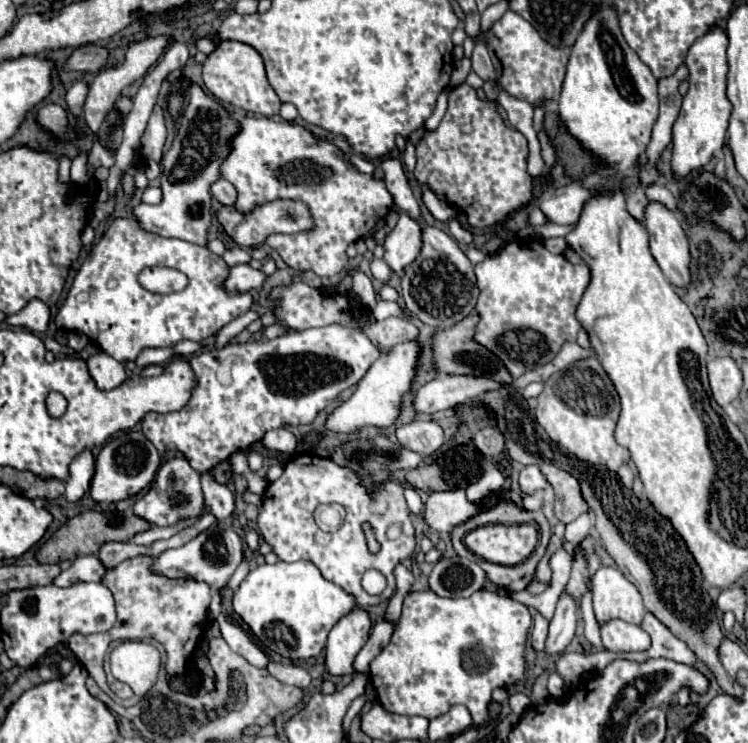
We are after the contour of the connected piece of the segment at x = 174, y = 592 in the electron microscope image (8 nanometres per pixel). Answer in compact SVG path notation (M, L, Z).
M138 555L110 569L106 577L102 579L102 583L108 589L112 589L112 595L116 599L116 607L118 607L116 625L104 633L92 633L92 635L74 633L68 641L74 655L86 667L90 677L100 685L100 689L122 705L130 705L130 701L122 701L110 691L110 687L106 685L104 669L102 669L104 655L106 655L110 641L114 639L156 639L166 649L168 675L182 675L186 659L194 651L198 637L202 635L202 625L206 621L206 613L212 601L210 587L206 583L200 583L194 579L170 579L170 577L164 577L162 573L156 573L152 565L154 565L154 557Z

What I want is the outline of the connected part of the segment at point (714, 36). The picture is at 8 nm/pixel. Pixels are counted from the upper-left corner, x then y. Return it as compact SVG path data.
M712 25L708 27L706 35L698 37L692 43L686 55L686 67L690 71L688 75L690 87L672 133L672 143L674 143L672 171L676 177L686 177L690 171L700 169L712 159L716 149L724 147L728 119L732 113L732 105L726 99L726 73L728 73L726 47L728 47L728 37L724 29Z

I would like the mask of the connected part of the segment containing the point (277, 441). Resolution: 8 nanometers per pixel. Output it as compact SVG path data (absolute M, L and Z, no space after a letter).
M274 429L274 431L266 433L262 443L264 443L264 447L268 447L272 451L286 453L286 455L294 455L296 453L296 445L298 445L296 437L286 429Z

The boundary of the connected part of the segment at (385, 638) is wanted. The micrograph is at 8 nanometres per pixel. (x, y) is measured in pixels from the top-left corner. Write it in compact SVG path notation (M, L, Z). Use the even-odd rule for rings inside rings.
M384 617L378 619L378 621L374 621L372 633L370 633L366 645L360 649L360 653L358 653L356 661L354 661L354 669L356 669L356 671L368 671L370 661L390 643L390 637L392 637L392 633L394 633L396 629L398 629L398 623L388 621L388 619L384 619Z

